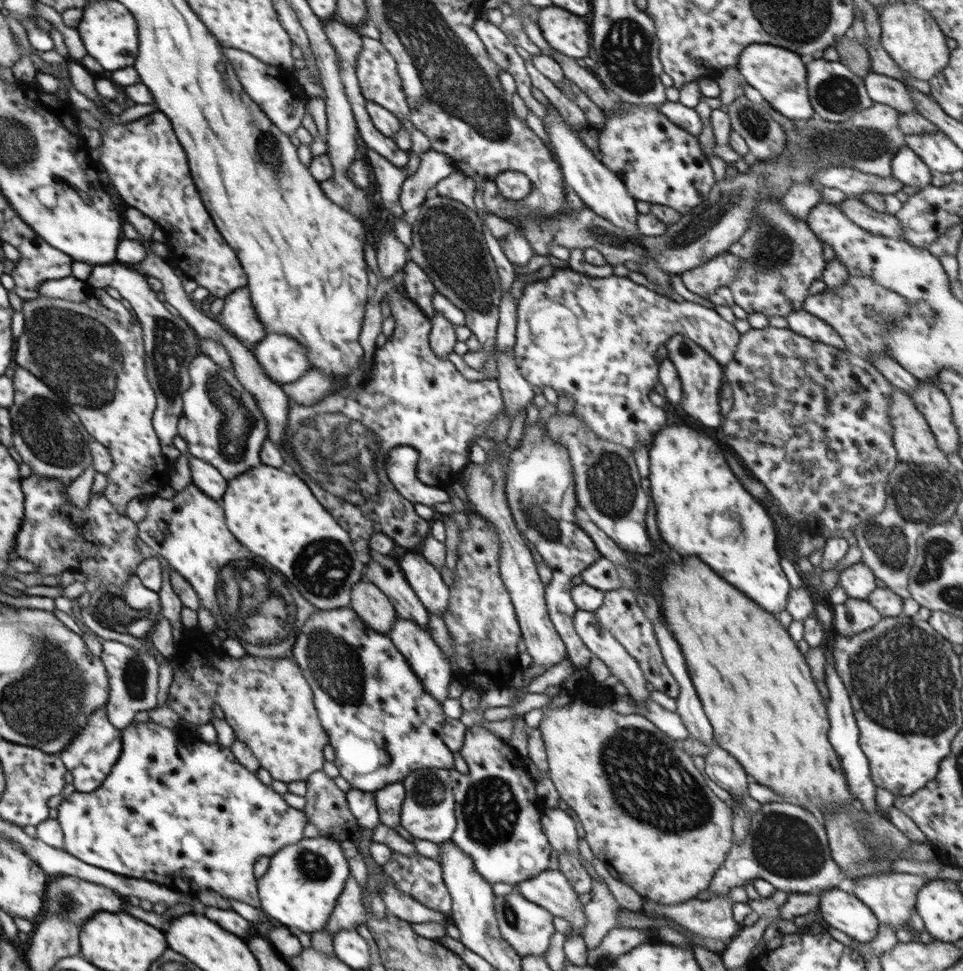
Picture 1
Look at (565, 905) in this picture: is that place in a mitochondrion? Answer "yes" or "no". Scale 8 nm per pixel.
no

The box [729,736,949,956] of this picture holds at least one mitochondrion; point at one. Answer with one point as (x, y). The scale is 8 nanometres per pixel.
(786, 846)

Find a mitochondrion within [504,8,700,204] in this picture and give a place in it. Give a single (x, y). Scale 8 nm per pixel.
(627, 55)

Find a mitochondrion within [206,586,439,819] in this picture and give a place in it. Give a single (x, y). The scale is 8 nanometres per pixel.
(334, 666)

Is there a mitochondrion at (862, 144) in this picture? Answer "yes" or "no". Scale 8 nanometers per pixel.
yes

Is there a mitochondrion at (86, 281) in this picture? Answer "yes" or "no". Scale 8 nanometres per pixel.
no

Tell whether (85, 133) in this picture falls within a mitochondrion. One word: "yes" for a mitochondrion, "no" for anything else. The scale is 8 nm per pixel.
no

